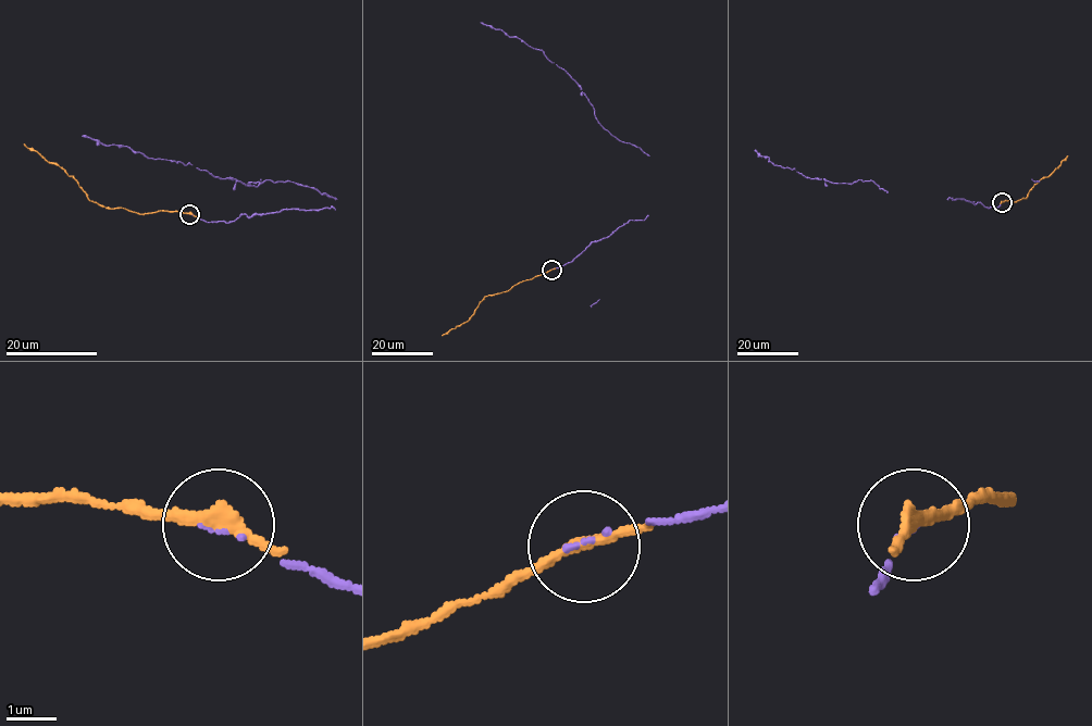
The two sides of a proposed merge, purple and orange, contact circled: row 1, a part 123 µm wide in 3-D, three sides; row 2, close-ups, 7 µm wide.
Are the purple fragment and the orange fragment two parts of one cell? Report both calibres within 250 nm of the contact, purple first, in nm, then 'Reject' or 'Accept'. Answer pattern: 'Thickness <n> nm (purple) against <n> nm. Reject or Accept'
Thickness 80 nm (purple) against 240 nm. Accept

